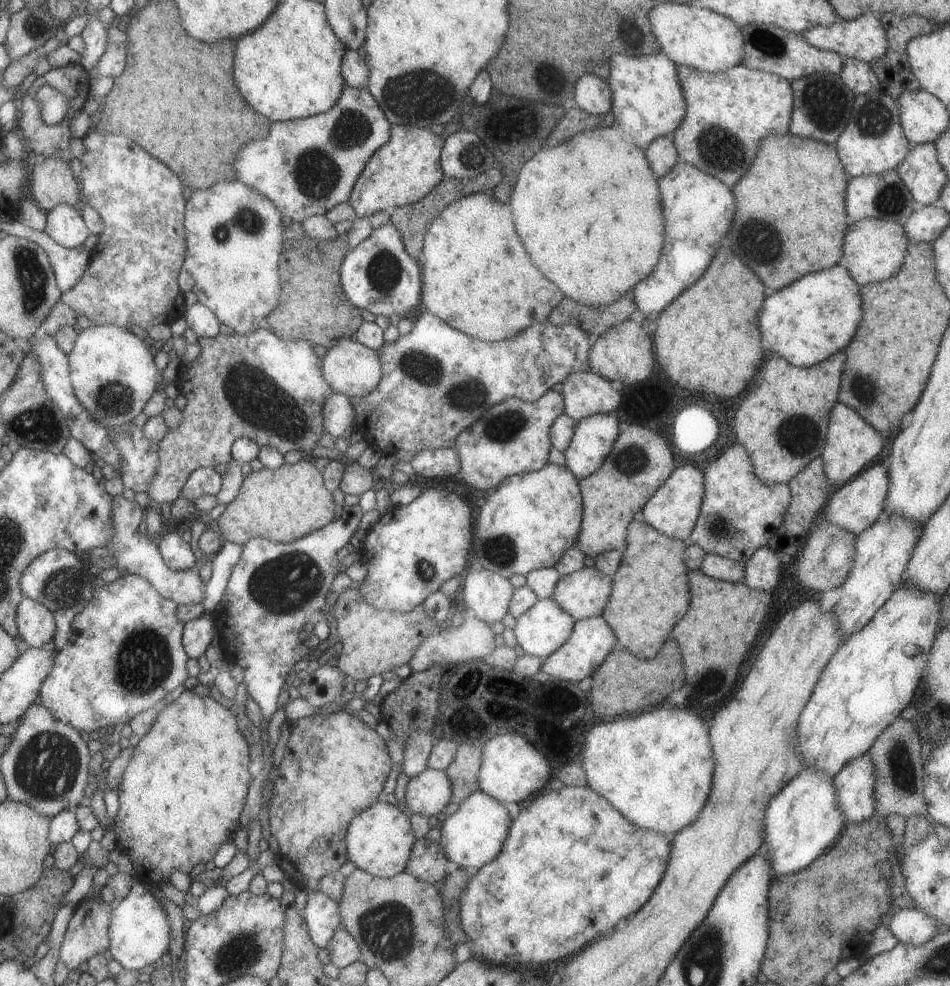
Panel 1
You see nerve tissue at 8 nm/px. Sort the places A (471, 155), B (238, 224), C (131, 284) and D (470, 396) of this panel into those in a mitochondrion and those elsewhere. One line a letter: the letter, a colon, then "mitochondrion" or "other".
A: mitochondrion
B: mitochondrion
C: other
D: mitochondrion

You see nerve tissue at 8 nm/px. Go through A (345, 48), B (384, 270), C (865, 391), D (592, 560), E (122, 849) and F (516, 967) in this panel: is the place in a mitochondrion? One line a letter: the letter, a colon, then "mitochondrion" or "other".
A: other
B: mitochondrion
C: mitochondrion
D: other
E: other
F: other

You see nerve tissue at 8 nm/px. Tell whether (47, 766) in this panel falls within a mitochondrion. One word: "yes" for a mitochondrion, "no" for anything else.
yes

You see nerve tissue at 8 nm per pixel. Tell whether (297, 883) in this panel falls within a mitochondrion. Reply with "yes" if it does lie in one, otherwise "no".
no

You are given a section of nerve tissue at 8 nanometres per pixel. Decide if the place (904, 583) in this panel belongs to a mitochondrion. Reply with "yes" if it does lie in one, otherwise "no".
no

